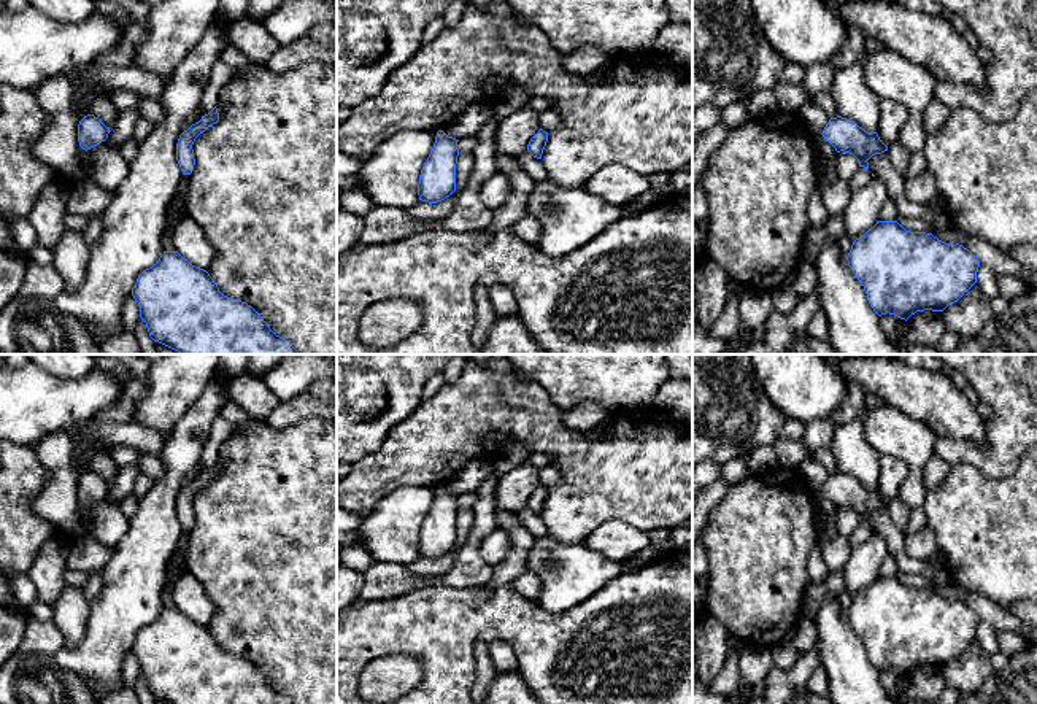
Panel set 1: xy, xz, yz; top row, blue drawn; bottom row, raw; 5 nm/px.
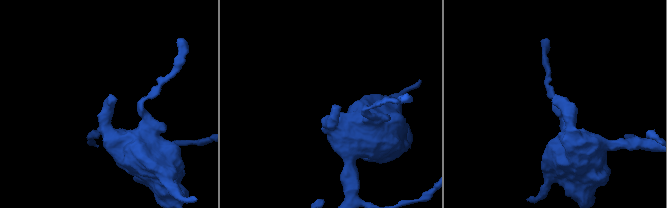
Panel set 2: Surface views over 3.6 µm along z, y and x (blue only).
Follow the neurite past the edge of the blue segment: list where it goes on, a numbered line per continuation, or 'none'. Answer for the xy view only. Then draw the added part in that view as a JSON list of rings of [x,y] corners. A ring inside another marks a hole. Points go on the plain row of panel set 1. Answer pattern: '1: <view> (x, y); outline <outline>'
none

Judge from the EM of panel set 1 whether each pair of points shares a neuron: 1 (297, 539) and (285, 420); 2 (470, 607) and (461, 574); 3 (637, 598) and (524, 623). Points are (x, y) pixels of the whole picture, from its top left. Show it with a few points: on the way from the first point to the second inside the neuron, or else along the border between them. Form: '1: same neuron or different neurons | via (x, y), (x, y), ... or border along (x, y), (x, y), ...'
1: different neurons | border along (319, 417), (283, 428), (272, 428), (264, 420)
2: different neurons | border along (488, 582), (478, 587), (448, 585)
3: same neuron | via (609, 625), (553, 625)

